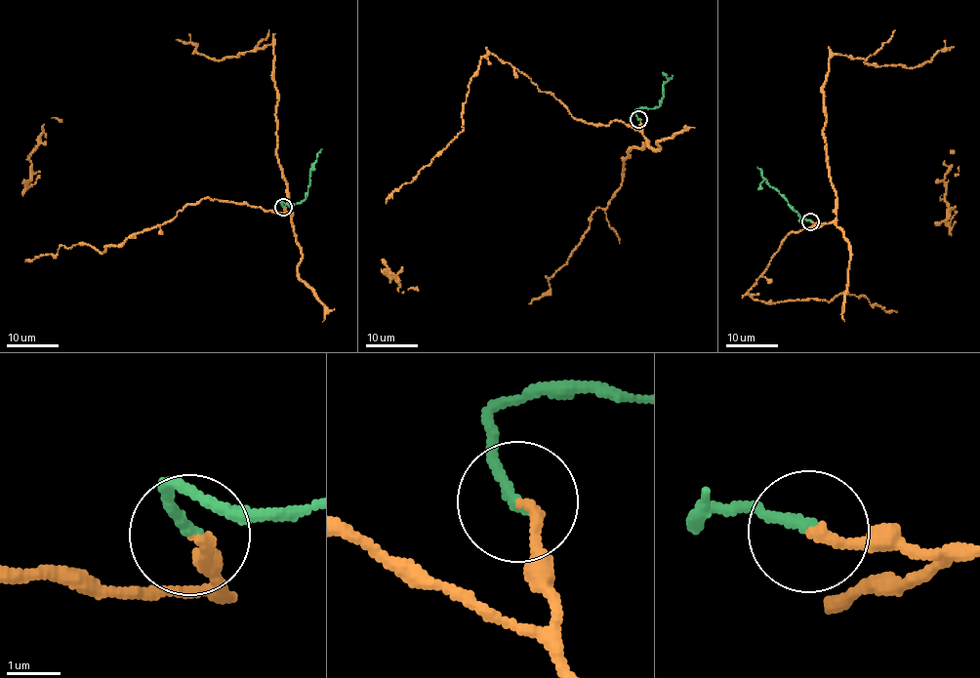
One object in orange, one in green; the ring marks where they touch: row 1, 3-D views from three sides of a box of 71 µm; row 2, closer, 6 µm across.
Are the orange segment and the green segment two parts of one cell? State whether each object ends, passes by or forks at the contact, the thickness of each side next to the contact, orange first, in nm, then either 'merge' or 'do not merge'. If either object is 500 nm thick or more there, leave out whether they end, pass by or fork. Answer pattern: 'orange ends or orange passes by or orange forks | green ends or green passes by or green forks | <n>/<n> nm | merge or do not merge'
orange ends | green ends | 190/220 nm | merge

